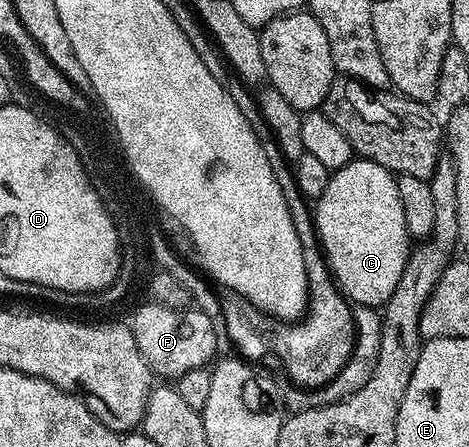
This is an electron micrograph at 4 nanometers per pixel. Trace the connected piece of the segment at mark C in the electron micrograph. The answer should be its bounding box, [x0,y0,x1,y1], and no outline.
[313,158,409,310]

